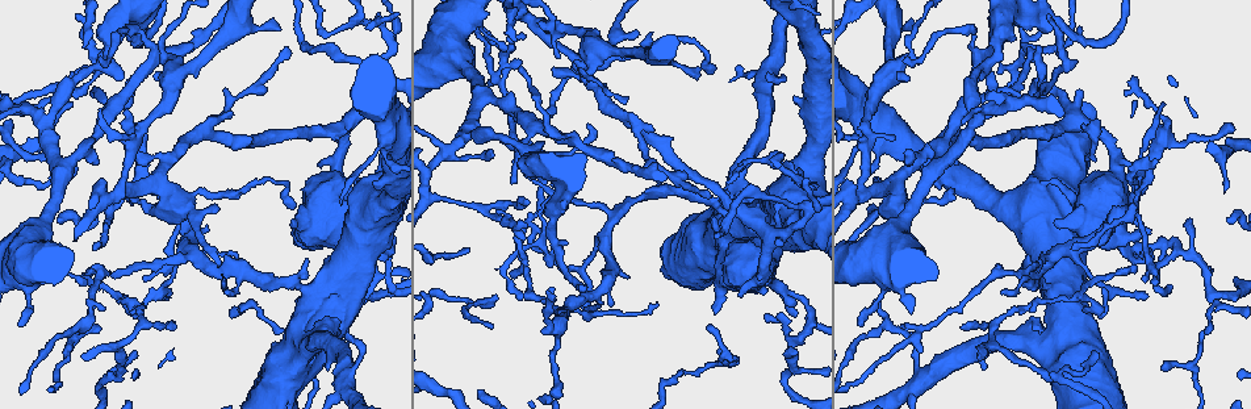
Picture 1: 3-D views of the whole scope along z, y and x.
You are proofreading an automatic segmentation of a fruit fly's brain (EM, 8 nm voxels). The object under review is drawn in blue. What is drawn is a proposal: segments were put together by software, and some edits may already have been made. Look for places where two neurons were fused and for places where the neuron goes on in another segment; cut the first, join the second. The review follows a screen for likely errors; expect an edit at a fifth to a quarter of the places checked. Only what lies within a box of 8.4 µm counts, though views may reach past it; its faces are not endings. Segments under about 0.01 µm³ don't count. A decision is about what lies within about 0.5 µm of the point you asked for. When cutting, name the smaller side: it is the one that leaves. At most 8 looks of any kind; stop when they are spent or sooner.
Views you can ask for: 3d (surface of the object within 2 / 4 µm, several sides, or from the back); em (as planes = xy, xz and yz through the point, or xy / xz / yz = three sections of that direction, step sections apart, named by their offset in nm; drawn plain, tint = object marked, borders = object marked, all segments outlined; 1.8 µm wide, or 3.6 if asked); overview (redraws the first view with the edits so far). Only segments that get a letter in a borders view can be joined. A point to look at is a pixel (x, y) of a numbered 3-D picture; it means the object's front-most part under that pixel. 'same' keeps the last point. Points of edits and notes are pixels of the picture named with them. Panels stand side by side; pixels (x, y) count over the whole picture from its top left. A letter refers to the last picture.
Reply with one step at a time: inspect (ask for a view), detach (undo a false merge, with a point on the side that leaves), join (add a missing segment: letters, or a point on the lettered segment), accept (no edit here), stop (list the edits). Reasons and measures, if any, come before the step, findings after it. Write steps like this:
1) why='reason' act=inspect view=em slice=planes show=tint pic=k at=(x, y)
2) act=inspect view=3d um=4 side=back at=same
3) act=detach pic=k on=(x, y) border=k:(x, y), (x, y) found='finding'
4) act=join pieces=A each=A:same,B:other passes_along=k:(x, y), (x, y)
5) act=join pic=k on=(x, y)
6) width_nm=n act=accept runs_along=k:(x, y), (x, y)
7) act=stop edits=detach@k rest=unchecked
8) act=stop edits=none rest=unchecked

why='tapers out' act=inspect view=em slice=xz step=4 show=borders pic=1 at=(547, 111)

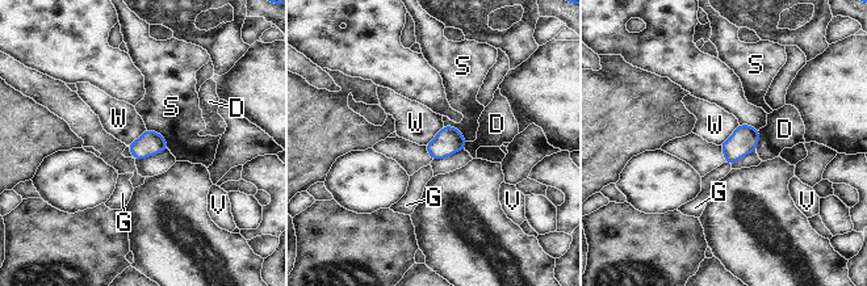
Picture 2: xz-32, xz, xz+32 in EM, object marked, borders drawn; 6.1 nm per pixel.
width_nm=150 act=join pieces=G each=D:other,G:same,S:other,V:other,W:other passes_along=2:(744, 141), (728, 164), (720, 172) found='the neuron continues'

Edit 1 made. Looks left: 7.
why='an open end' act=inspect view=em slice=planes show=borders pic=1 at=(1132, 268)

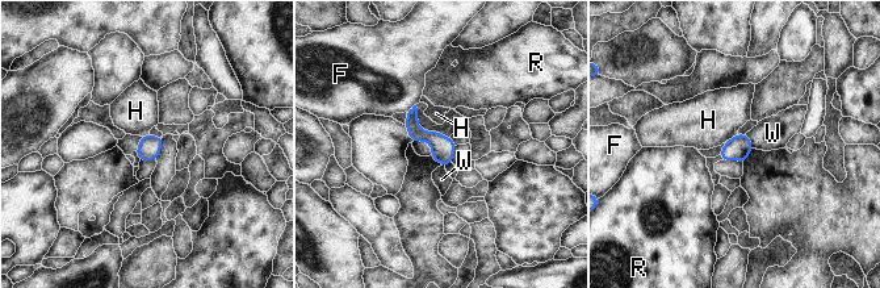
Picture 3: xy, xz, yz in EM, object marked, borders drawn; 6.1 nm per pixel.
longest_contact=W:110nm act=accept each=F:other,H:other,R:other,W:other runs_along=3:(413, 111), (413, 125), (447, 161) found='no lettered segment goes on from it'

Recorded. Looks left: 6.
why='abrupt turn' act=inspect view=3d um=4 pic=1 at=(994, 342)

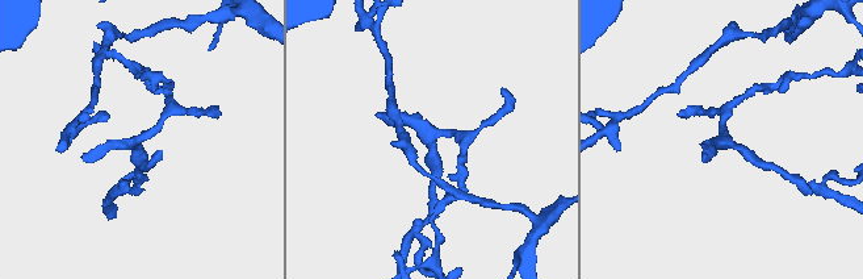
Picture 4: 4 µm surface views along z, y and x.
why='shape alone is not enough' act=inspect view=em slice=planes show=plain pic=4 at=(436, 134)

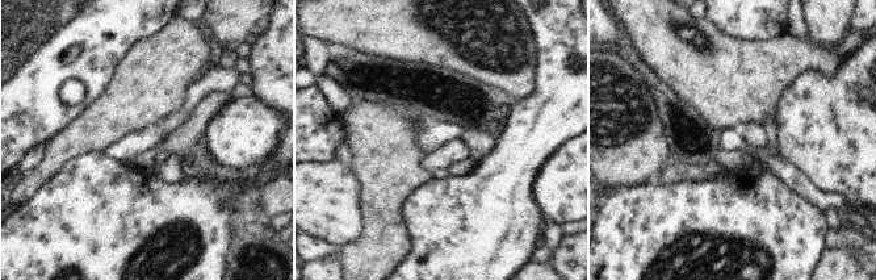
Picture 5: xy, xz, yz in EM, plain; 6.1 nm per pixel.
act=inspect view=em slice=planes show=borders at=same

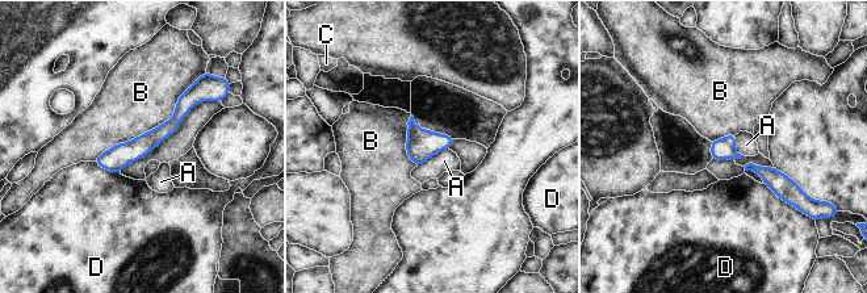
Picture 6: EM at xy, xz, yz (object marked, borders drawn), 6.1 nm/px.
act=accept each=A:other,B:other,C:other,D:other border=6:(448, 149), (439, 150), (417, 167) found='one neuron here'

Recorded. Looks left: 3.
act=stop edits=join@2 rest=unchecked

